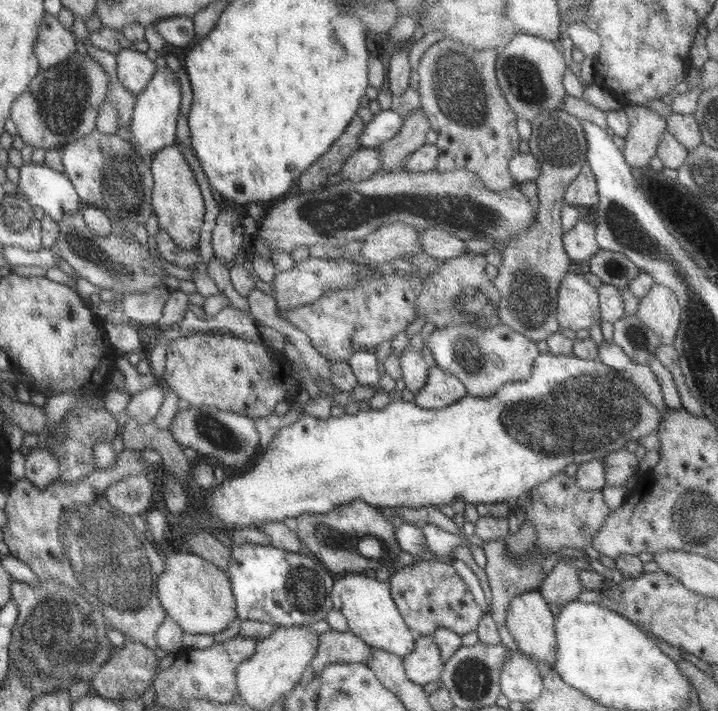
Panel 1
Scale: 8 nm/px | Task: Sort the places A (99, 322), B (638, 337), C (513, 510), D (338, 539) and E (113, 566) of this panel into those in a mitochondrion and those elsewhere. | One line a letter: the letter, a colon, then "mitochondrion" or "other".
A: other
B: mitochondrion
C: other
D: mitochondrion
E: mitochondrion

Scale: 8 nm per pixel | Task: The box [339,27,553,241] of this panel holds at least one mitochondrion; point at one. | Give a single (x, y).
(461, 95)

